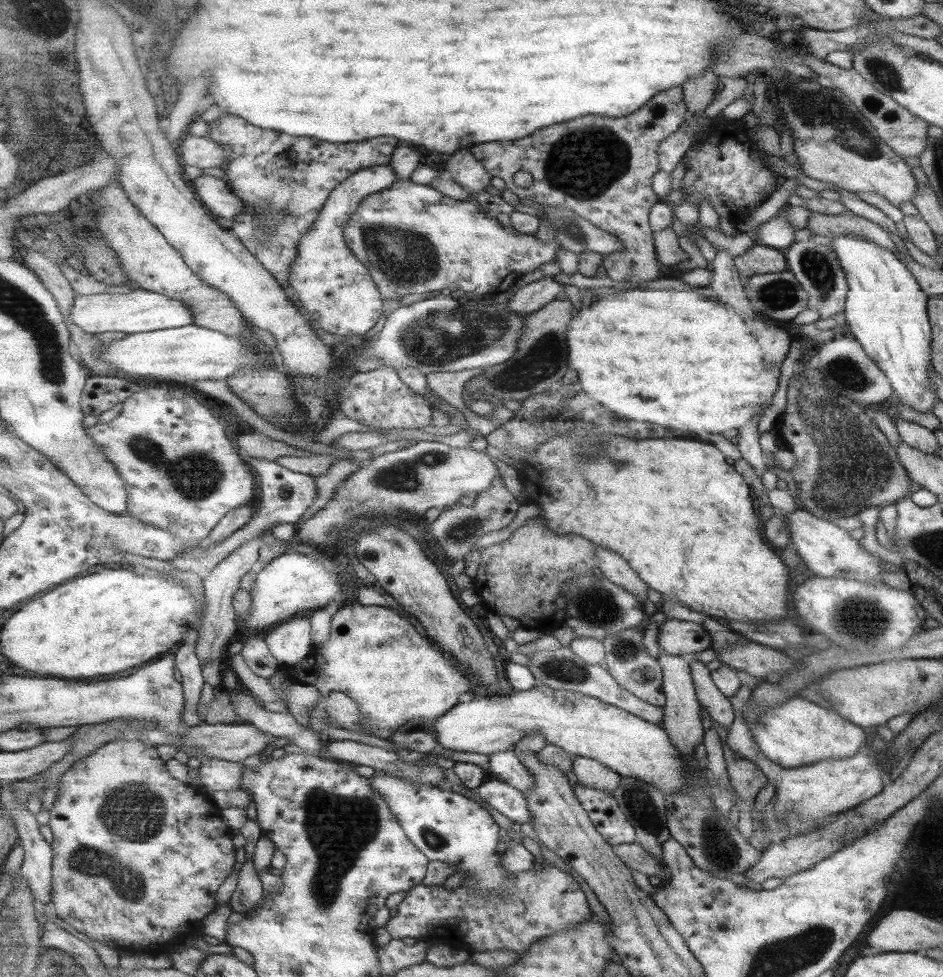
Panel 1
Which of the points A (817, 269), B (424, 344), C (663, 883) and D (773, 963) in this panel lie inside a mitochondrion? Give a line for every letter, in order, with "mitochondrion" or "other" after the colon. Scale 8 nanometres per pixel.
A: mitochondrion
B: mitochondrion
C: other
D: mitochondrion

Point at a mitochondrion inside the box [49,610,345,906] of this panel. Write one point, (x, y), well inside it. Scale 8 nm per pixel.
(135, 813)

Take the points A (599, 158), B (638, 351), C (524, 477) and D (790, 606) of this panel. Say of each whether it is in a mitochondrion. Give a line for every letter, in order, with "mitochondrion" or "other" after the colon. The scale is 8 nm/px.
A: mitochondrion
B: other
C: other
D: other

